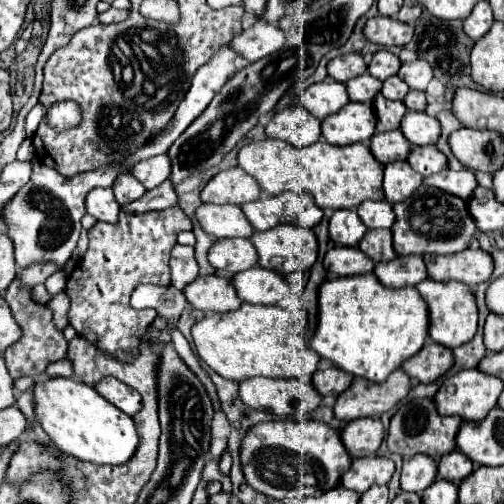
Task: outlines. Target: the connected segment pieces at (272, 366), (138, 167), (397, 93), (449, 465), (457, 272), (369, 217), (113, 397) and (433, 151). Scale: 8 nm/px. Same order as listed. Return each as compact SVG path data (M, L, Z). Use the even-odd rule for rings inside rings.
M307 275L307 279L303 279L303 281L301 281L301 283L297 283L297 285L293 285L293 287L292 287L292 286L290 286L290 285L289 285L289 295L285 295L285 297L283 297L283 299L281 299L281 301L277 301L277 303L275 303L275 305L261 305L261 303L243 303L243 305L241 305L241 307L239 307L239 309L235 309L235 311L229 311L229 313L213 313L213 315L207 315L207 317L203 317L203 319L201 319L201 321L197 321L197 323L195 323L195 325L193 325L193 327L191 327L191 335L193 335L193 341L195 341L195 347L197 347L197 355L199 355L199 357L201 357L201 359L203 359L203 361L205 361L205 363L207 363L207 365L209 365L209 367L211 367L211 369L213 369L213 371L215 371L215 373L219 373L219 375L221 375L221 377L223 377L223 379L231 379L231 381L243 381L243 379L247 379L247 377L257 377L257 375L265 375L265 377L295 377L295 379L309 379L309 377L311 377L311 375L313 375L313 373L315 373L315 371L317 371L317 363L319 363L319 357L317 357L317 355L315 355L315 353L313 353L313 351L311 351L311 349L309 349L309 347L308 347L308 345L307 345L307 339L308 339L308 338L309 338L309 336L308 336L308 316L307 316L307 312L306 312L306 311L305 311L305 310L304 310L304 309L303 309L303 308L302 308L302 303L301 303L301 301L300 301L300 295L301 295L301 294L302 294L302 292L303 292L303 291L304 291L304 289L305 289L305 287L306 287L306 284L307 284L307 281L308 281L308 277L309 277L309 275ZM283 300L284 300L284 307L293 307L293 316L292 316L292 314L291 314L291 313L290 313L290 312L289 312L289 311L285 311L285 309L281 309L281 307L277 307L277 305L276 305L276 304L278 304L278 303L281 303L281 302L283 302Z
M155 155L155 157L135 163L131 167L131 173L135 179L139 179L145 185L145 189L153 189L169 177L171 163L169 163L167 155Z
M397 75L385 79L385 81L383 81L383 89L381 89L381 93L383 93L387 99L399 99L399 101L407 95L407 91L409 91L407 83L403 83Z
M457 449L439 459L439 477L451 483L461 483L471 471L473 471L473 463Z
M465 249L451 255L423 255L429 279L433 281L461 281L469 287L489 281L493 273L493 259L483 249Z
M363 201L357 207L357 213L365 227L369 229L381 229L381 227L391 227L395 221L395 213L391 209L391 203L383 201Z
M115 377L101 379L99 383L95 383L95 389L109 403L113 403L115 407L119 407L127 415L135 415L141 409L141 395L135 389L127 387L123 381L115 379Z
M411 145L407 161L423 177L429 177L447 167L447 157L435 145L425 145L425 147Z

